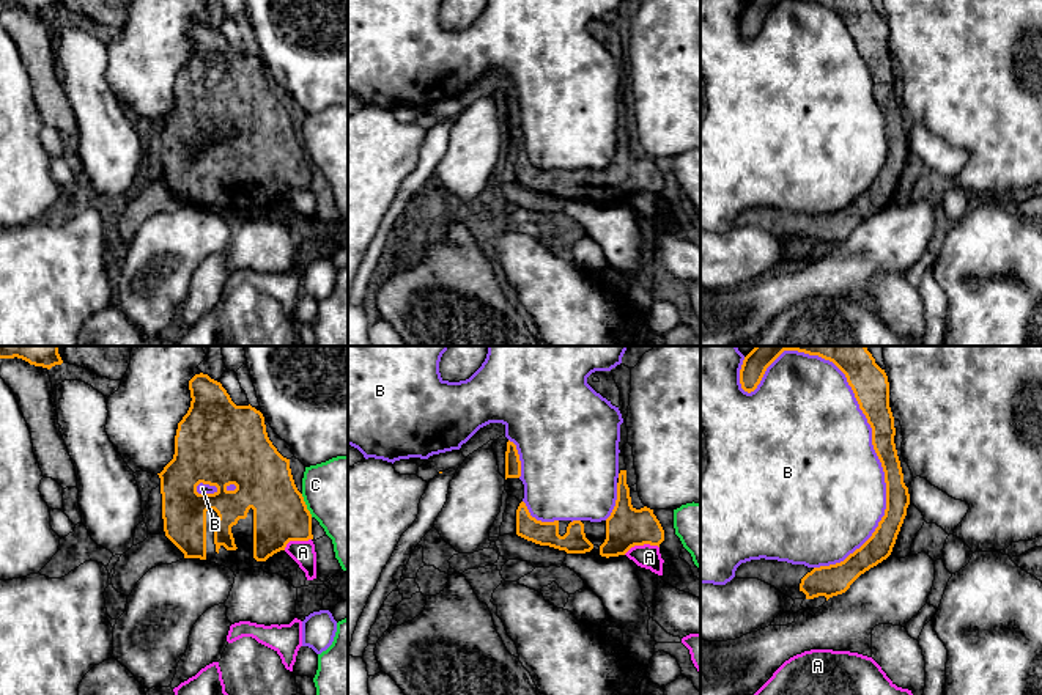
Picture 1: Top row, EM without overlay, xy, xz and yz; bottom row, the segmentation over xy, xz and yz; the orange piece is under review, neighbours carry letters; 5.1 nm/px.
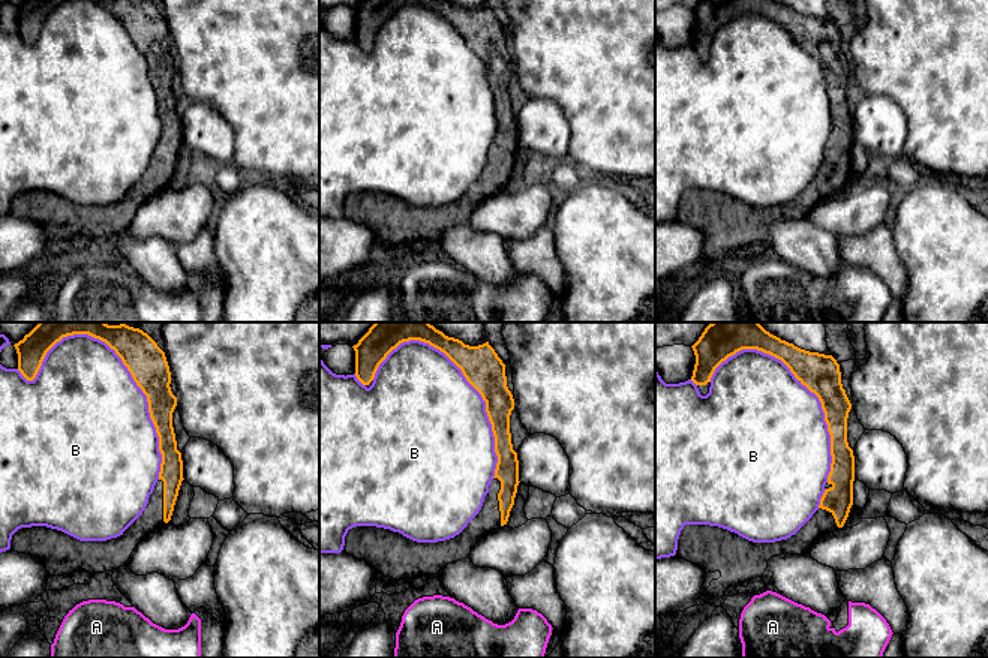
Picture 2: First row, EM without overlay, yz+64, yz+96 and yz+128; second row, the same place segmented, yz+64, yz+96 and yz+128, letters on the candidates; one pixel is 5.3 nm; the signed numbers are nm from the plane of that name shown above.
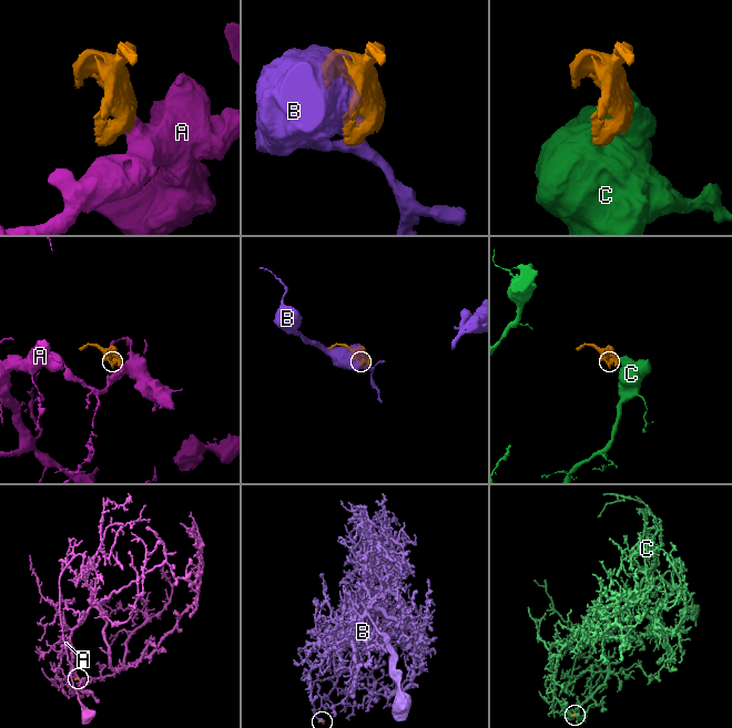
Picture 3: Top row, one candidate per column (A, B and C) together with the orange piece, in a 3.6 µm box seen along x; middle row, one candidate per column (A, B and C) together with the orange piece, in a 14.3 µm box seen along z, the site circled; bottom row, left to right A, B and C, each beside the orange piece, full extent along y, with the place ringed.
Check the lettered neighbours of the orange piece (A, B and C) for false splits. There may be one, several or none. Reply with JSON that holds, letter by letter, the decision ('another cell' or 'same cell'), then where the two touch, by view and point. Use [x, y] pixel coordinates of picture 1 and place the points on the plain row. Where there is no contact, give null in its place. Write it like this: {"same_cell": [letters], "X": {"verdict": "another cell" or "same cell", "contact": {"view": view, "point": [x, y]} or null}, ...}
{"same_cell": [], "A": {"verdict": "another cell", "contact": {"view": "xz", "point": [641, 192]}}, "B": {"verdict": "another cell", "contact": {"view": "yz", "point": [880, 109]}}, "C": {"verdict": "another cell", "contact": {"view": "xy", "point": [306, 153]}}}

